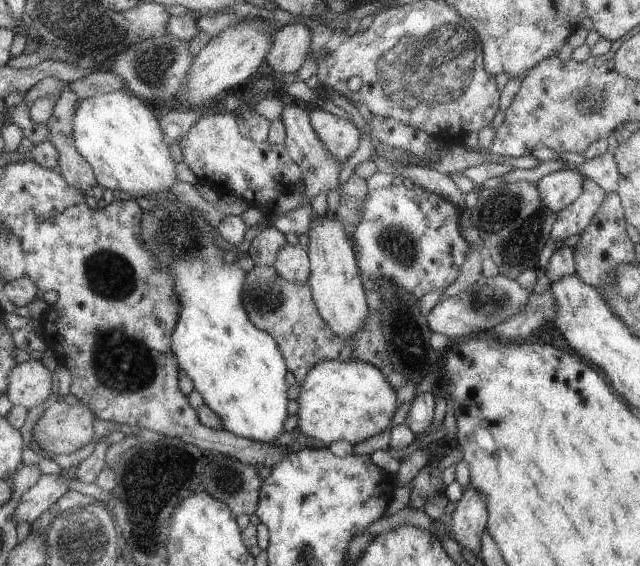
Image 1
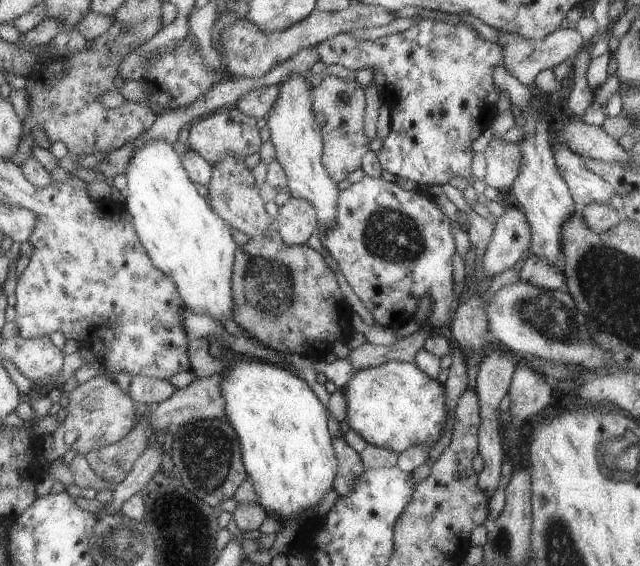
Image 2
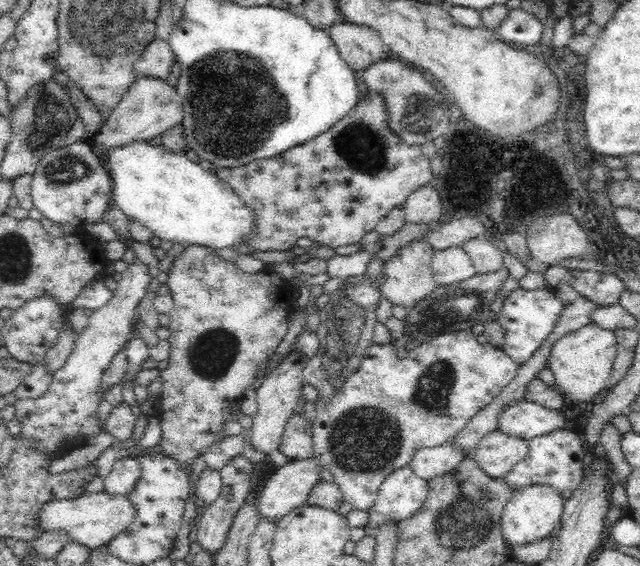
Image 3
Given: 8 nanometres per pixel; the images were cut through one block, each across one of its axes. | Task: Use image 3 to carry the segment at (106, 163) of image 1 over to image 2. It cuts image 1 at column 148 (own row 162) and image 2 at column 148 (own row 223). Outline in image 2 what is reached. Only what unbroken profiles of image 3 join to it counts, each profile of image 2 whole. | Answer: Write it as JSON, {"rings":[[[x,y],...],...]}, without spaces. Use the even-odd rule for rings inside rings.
{"rings":[[[149,140],[135,148],[124,174],[127,184],[123,205],[132,216],[135,232],[154,267],[171,277],[188,312],[208,316],[223,327],[227,319],[233,318],[235,308],[230,278],[233,274],[233,250],[238,246],[233,244],[227,224],[211,210],[203,196],[199,196],[193,181],[187,178],[187,171],[181,166],[181,161],[182,158],[177,156],[171,144],[161,140]]]}

